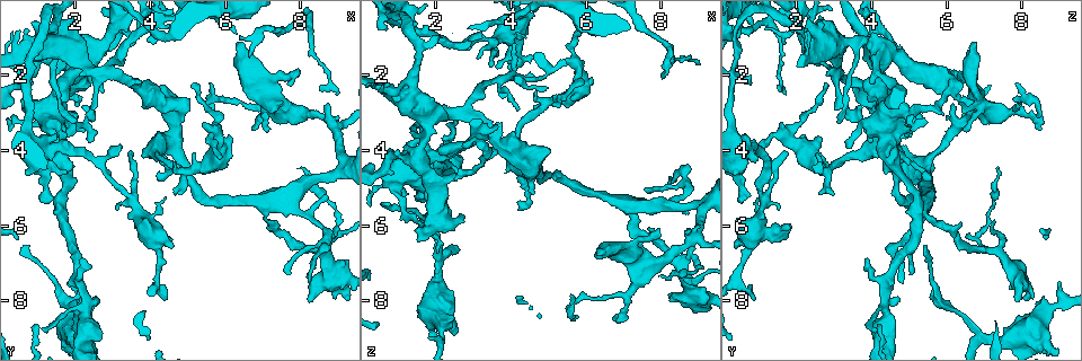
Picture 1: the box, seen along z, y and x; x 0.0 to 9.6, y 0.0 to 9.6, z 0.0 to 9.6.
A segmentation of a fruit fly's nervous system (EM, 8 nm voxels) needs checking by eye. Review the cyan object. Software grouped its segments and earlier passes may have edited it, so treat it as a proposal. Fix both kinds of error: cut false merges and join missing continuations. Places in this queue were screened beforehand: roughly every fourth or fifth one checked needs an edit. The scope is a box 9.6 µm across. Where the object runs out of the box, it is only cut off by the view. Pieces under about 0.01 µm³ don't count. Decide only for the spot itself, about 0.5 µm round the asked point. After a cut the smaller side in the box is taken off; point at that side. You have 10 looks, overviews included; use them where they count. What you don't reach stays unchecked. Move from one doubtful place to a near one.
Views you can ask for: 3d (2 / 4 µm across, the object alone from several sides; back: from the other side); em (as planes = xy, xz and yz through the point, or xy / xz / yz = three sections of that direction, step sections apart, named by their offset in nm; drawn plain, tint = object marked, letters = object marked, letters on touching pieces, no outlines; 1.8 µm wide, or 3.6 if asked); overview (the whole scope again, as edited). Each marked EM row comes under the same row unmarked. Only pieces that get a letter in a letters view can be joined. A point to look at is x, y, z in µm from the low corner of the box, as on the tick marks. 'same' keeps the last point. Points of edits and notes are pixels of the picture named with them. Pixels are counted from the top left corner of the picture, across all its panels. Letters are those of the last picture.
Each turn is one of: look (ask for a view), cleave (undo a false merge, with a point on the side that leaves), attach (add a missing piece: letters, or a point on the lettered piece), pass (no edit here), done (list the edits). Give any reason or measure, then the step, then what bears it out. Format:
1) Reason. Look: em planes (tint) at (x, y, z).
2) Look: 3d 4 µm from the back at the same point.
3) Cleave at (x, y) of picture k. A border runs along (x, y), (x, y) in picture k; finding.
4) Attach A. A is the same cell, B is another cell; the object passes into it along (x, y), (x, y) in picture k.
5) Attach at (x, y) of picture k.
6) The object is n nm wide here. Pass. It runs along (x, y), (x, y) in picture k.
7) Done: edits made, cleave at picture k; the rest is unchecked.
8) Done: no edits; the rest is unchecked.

Calibre changes. Look: em planes (letters) at (2.30, 8.15, 4.30).

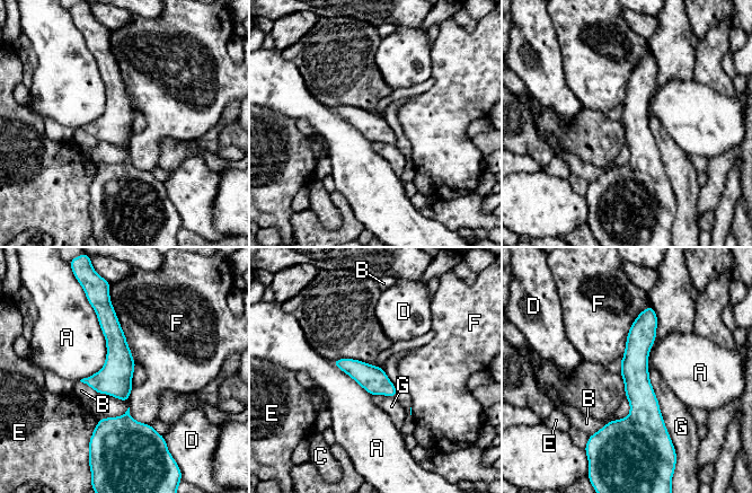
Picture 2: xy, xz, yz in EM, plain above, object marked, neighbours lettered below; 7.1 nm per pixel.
Pass. A, B, C, D, E, F and G are other cells; all the same cell.

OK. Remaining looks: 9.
Thick turns thin. Look: em 3.6 µm yz step 8 (tint) at (4.05, 6.15, 1.15).

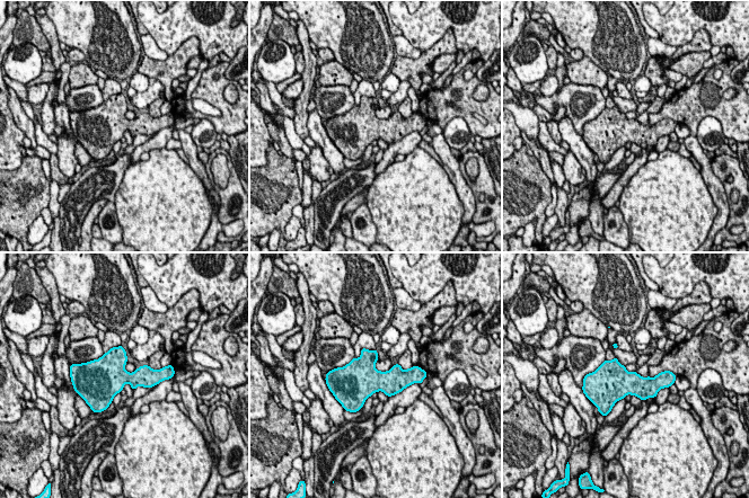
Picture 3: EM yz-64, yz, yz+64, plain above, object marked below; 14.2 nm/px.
Look: em 3.6 µm xy step 16 (letters) at the same point.

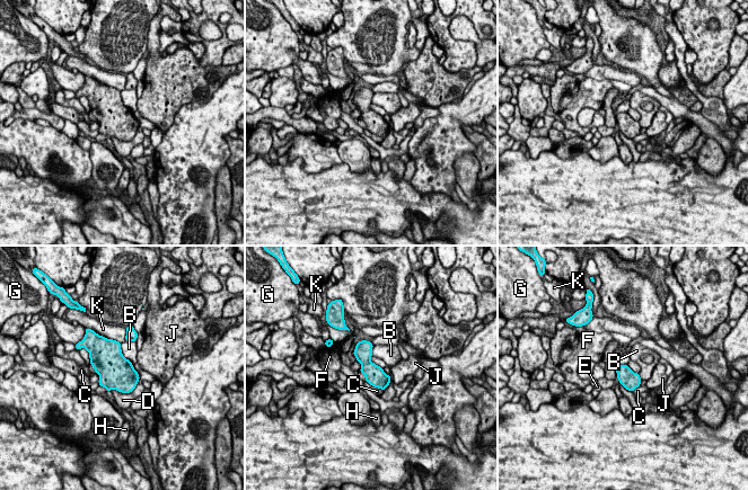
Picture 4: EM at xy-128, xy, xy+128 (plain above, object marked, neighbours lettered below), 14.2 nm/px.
The object is 240 nm wide here. Pass. B, C, D, E, F, G, H, J and K are other cells; a border runs along (366, 381), (383, 390) in picture 4; one cell here.

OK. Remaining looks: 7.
Sudden change in width. Look: 3d 4 µm at (0.95, 3.10, 5.00).

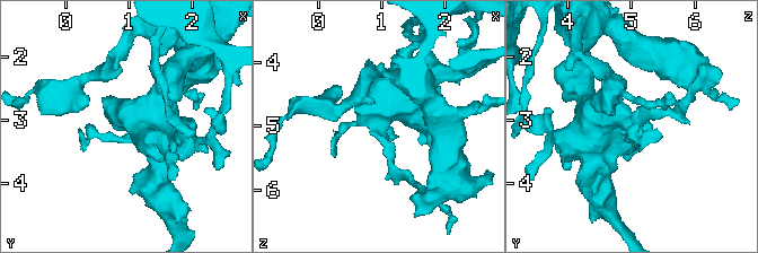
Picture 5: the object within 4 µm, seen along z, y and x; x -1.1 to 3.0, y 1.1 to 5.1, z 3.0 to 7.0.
Now the EM. Look: em 3.6 µm planes (tint) at (1.00, 3.00, 5.05).

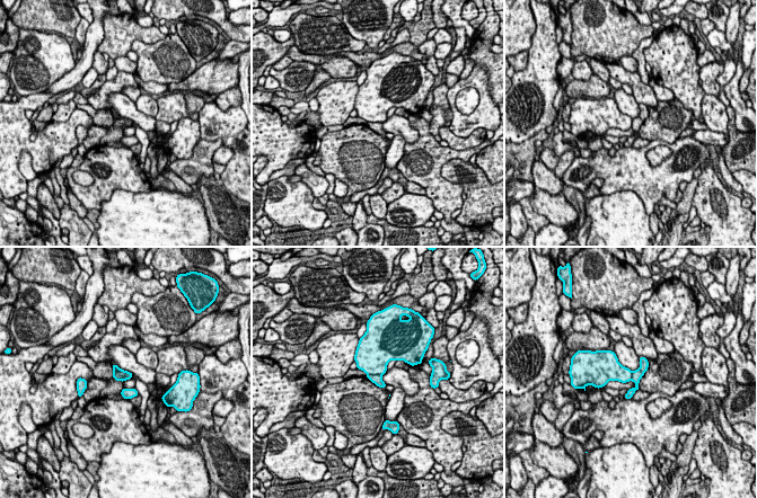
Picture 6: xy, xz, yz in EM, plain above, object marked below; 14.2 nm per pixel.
See the neighbours. Look: em 3.6 µm planes (letters) at the same point.

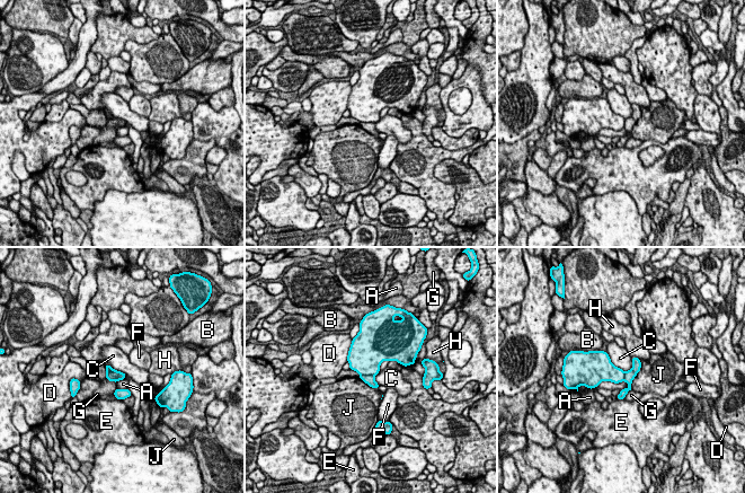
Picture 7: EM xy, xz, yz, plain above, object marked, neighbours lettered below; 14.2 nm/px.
Cleave at (365, 358) of picture 7. A, B, C, D, E, F, G, H and J are other cells; a second cell is stuck on.

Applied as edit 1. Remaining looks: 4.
Redraw. Look: overview.

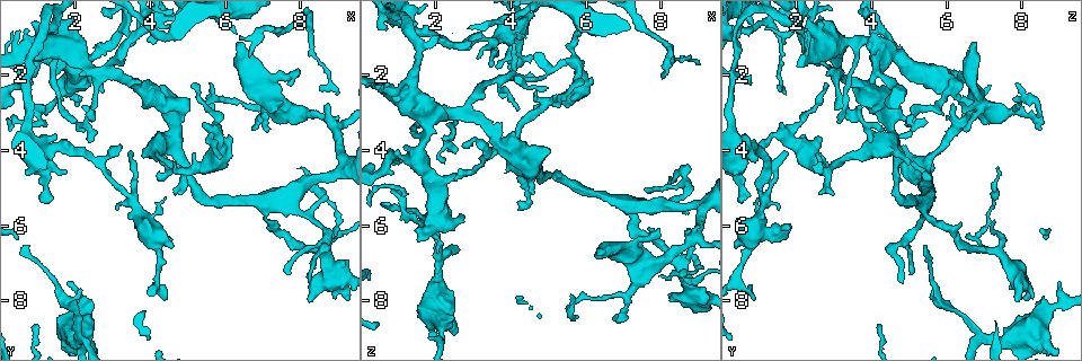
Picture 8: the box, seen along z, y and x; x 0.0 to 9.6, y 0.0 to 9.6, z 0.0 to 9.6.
Free end. Look: em xy step 16 (tint) at (0.90, 0.55, 2.60).

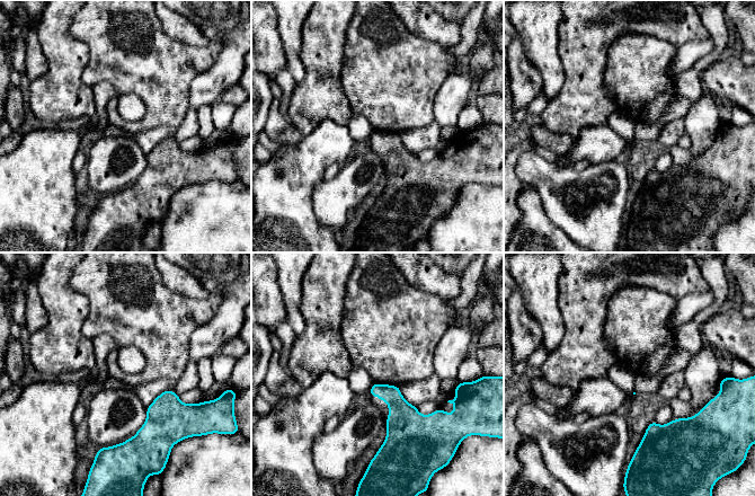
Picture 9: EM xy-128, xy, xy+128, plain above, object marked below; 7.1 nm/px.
Look: em planes (letters) at the same point.

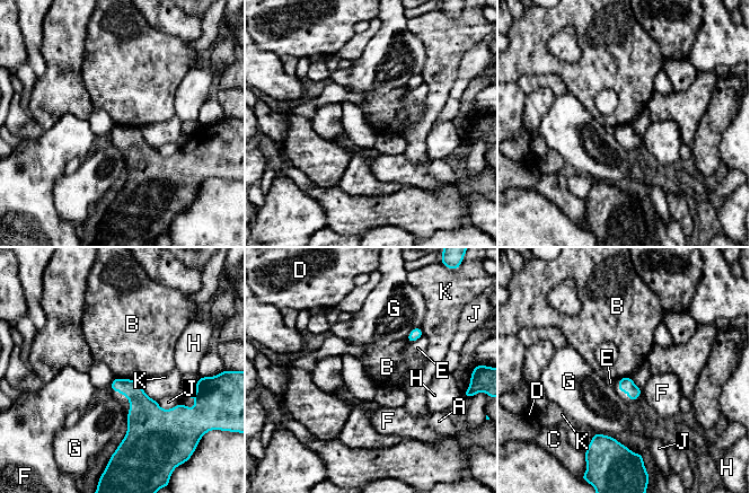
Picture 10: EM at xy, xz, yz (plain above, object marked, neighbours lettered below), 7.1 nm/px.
Pass. A, B, C, D, E, F, G, H, J and K are other cells; none of them fits.

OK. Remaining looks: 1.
Done: edits made, cleave at picture 7; the rest is unchecked.

